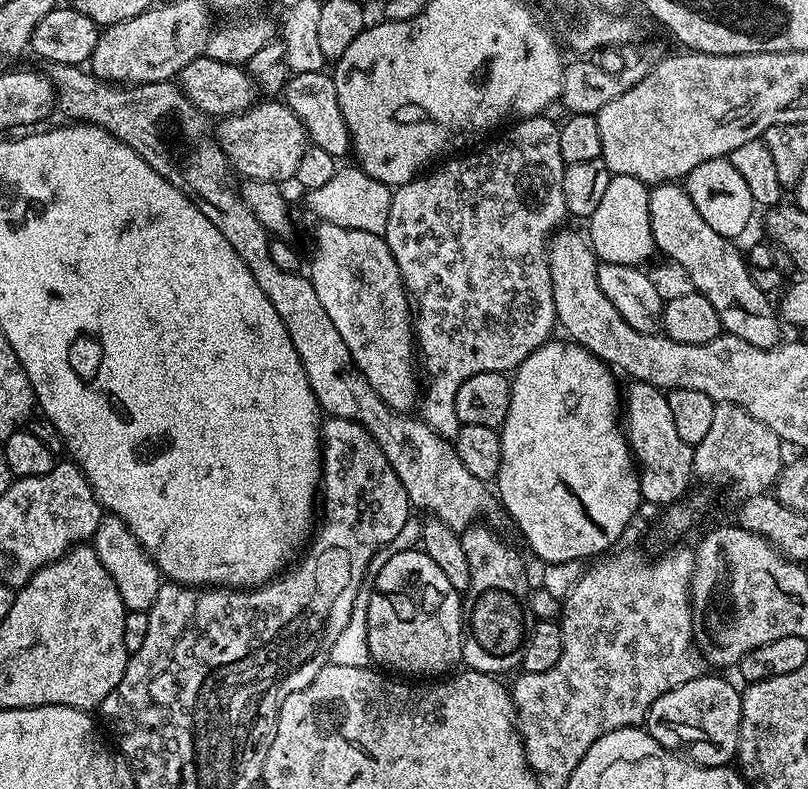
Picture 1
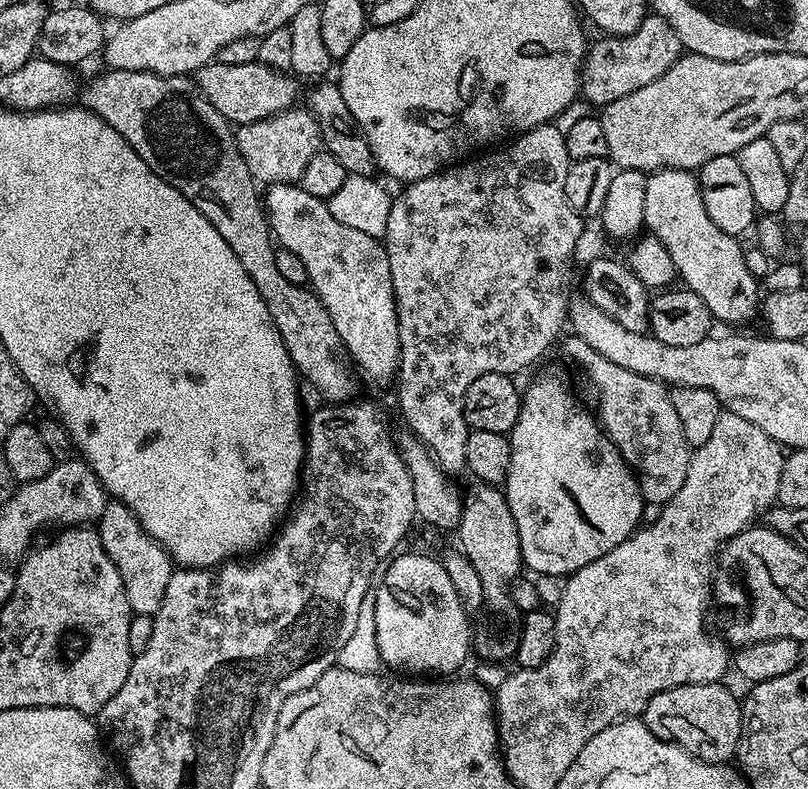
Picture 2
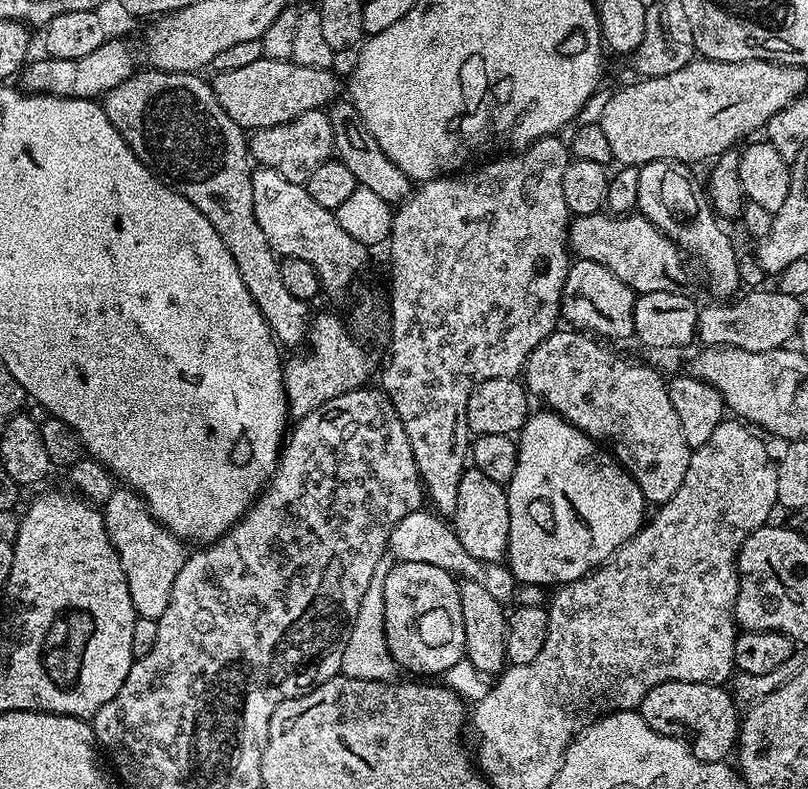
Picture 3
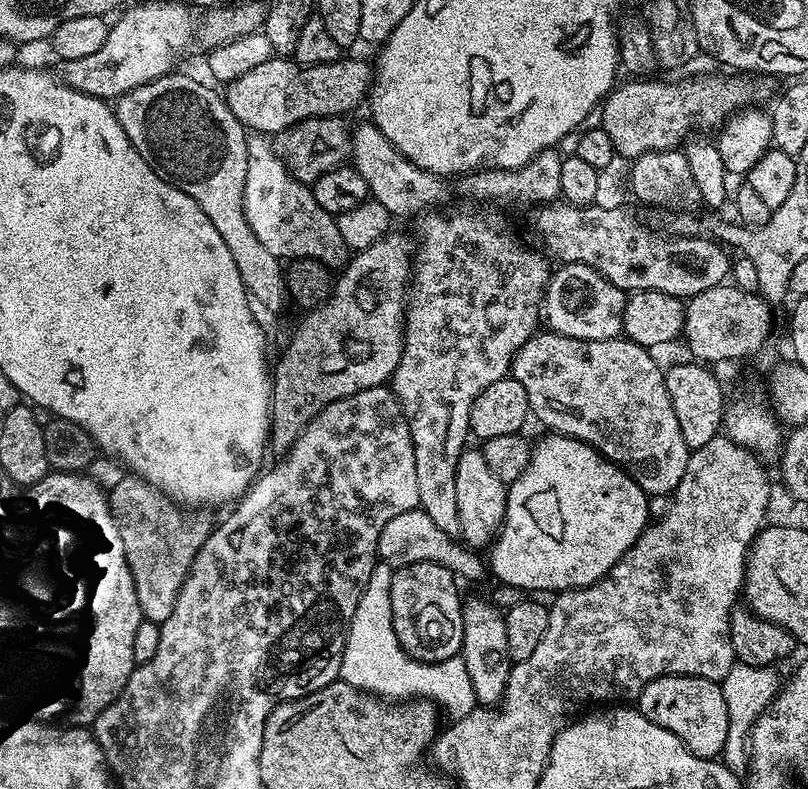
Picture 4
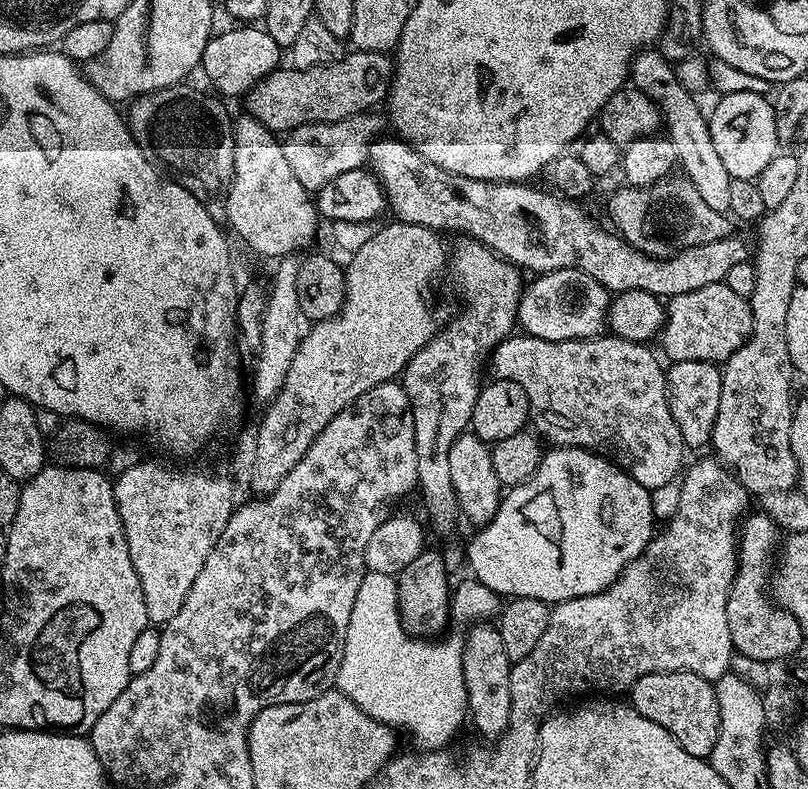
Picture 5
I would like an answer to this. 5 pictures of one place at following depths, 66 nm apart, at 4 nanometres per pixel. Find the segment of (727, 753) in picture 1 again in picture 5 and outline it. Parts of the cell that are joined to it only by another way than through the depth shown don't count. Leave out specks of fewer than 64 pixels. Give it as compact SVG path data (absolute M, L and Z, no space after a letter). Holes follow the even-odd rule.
M655 672L634 682L630 689L630 703L642 718L658 722L662 730L669 732L686 754L708 758L719 737L719 706L713 685L713 681L698 674Z

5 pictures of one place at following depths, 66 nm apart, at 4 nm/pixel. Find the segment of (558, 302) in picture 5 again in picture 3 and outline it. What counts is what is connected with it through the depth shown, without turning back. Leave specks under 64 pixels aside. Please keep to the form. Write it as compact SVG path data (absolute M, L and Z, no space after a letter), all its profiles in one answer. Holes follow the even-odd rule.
M573 259L568 266L566 282L560 299L560 314L576 330L587 330L600 338L624 340L634 333L634 308L637 293L618 274L610 274L606 266L589 260Z

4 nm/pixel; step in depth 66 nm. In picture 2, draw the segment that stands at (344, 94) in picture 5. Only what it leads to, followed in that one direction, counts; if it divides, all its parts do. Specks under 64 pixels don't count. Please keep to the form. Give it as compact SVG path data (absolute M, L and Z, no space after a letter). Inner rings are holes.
M213 62L204 64L194 73L194 83L200 90L200 94L206 98L206 102L210 102L210 106L214 106L214 110L218 110L218 114L222 114L228 119L229 124L239 126L241 124L249 124L250 122L258 122L262 118L270 118L274 114L284 112L288 108L293 107L297 103L296 100L301 99L302 88L298 83L295 75L288 72L276 72L272 68L259 62L254 64L221 64Z

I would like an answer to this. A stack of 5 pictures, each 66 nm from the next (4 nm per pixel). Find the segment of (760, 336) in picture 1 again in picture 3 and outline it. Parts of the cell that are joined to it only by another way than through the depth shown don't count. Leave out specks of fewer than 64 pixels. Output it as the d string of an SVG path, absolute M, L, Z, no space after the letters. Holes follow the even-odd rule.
M659 160L639 165L638 192L635 207L652 225L670 237L681 252L704 267L708 288L716 298L732 298L741 291L738 262L740 256L730 237L719 224L705 185L681 160Z

